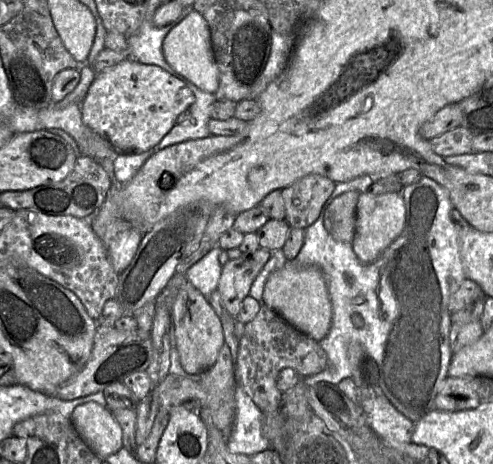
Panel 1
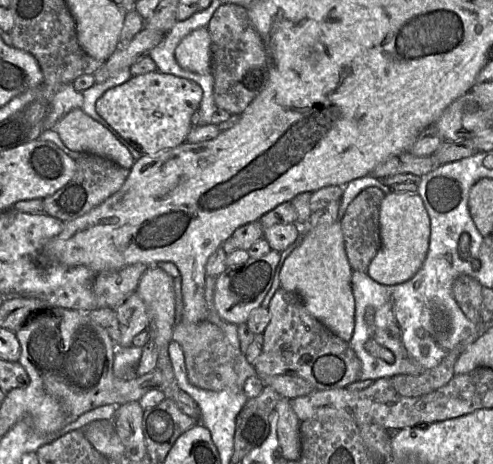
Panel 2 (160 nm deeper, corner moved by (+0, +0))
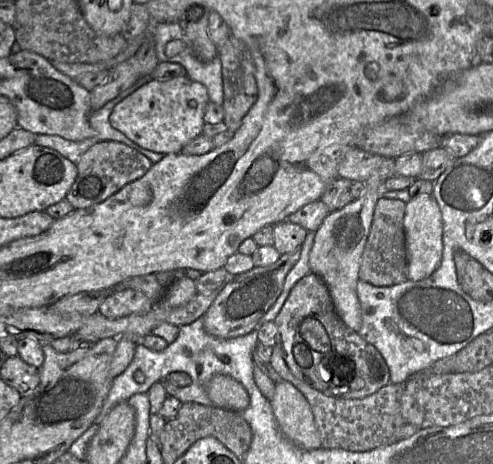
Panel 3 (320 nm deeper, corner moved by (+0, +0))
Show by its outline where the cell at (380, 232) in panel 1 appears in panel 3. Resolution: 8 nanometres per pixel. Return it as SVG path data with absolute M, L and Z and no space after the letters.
M431 195L413 197L406 203L404 216L405 241L408 261L408 280L428 278L440 266L443 254L443 220L440 208Z

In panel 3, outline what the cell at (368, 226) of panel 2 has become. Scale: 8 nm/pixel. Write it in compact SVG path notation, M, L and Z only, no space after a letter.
M381 197L374 210L370 232L362 253L359 279L374 286L386 287L408 280L408 261L404 216L406 202Z

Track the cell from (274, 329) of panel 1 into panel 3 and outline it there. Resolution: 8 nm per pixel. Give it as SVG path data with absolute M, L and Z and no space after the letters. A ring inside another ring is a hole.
M310 273L301 278L292 288L273 322L277 326L279 344L288 367L295 377L308 385L333 397L358 399L369 396L390 383L390 371L383 355L339 318L328 287L319 276ZM340 359L347 359L352 363L352 371L348 375L340 372L338 368Z

